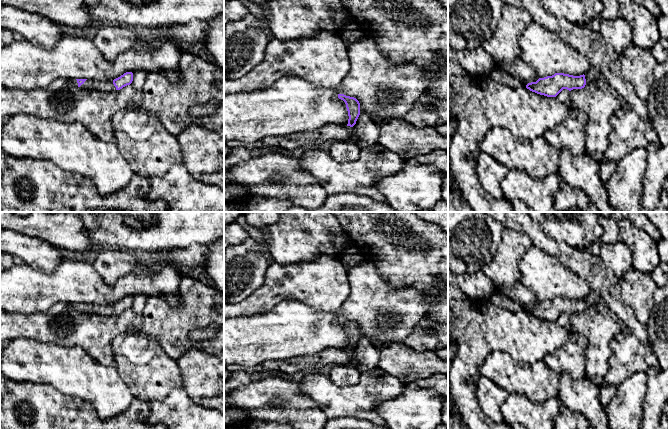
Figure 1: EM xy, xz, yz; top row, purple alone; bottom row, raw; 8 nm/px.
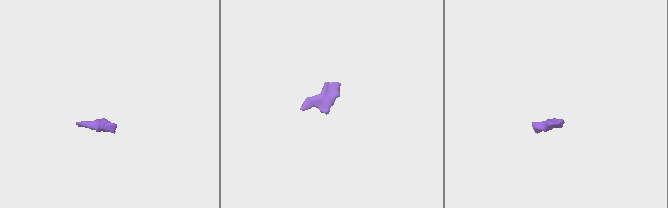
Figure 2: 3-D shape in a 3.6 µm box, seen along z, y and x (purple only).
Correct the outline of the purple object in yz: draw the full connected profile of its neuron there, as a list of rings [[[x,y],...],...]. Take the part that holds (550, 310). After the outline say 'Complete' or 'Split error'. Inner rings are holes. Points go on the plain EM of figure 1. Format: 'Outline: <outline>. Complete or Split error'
Outline: [[[591,291],[585,299],[573,300],[564,297],[555,297],[552,300],[539,302],[536,306],[528,307],[526,312],[540,319],[556,321],[563,313],[569,315],[582,313],[586,308],[592,307],[599,302],[601,302],[601,298]]]. Split error

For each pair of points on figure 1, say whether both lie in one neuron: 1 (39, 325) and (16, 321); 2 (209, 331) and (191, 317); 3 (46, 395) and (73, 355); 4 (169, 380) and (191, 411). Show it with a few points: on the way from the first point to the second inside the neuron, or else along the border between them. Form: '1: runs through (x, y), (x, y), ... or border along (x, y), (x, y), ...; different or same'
1: runs through (33, 325), (22, 325); same
2: border along (213, 323), (194, 328), (190, 332), (189, 338); different
3: border along (28, 381), (49, 384), (58, 391), (73, 396); different
4: border along (181, 386), (174, 387), (163, 399), (154, 401); different

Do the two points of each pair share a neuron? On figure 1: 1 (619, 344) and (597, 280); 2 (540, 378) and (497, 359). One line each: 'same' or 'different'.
1: different
2: same

